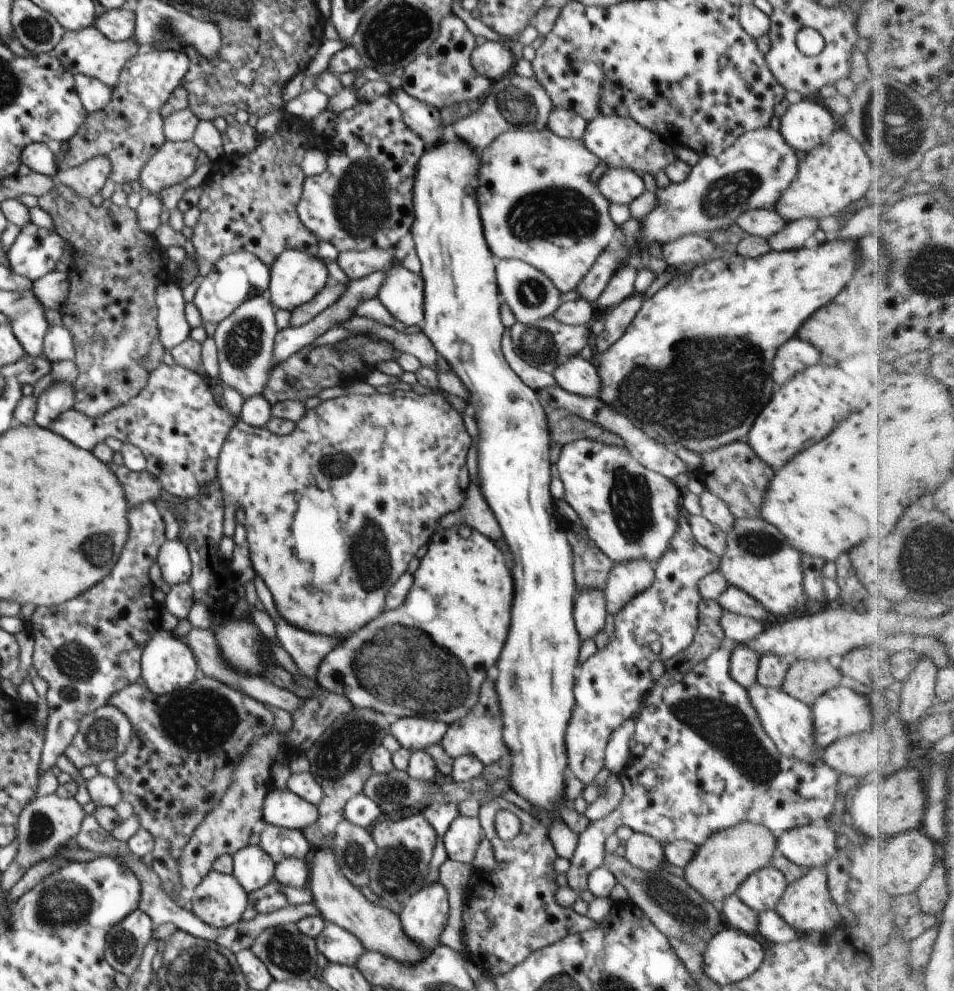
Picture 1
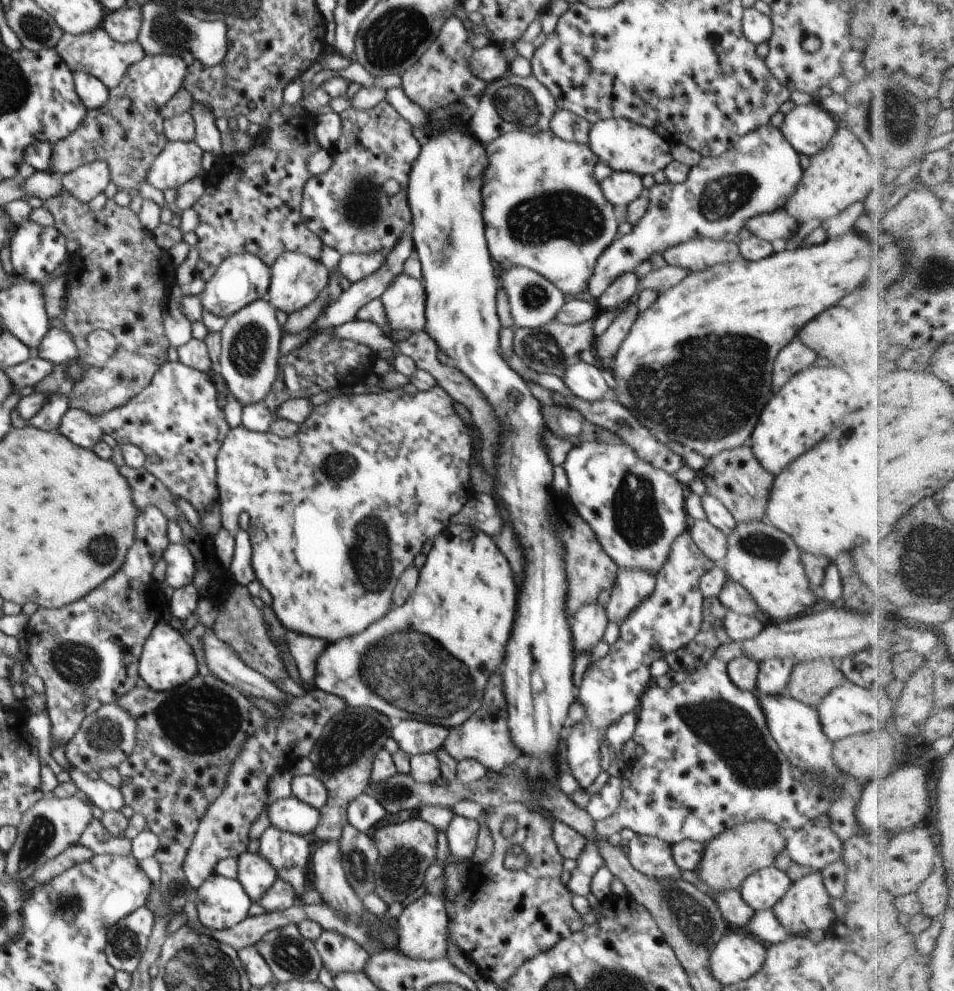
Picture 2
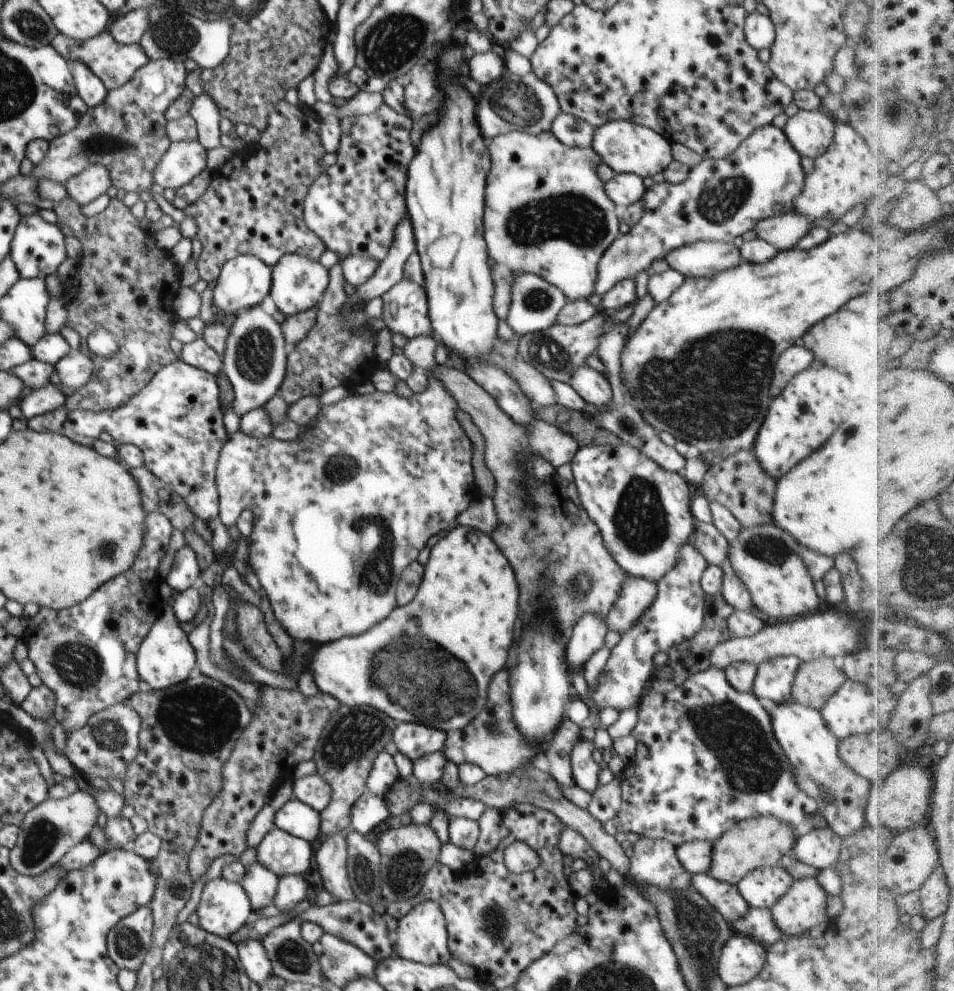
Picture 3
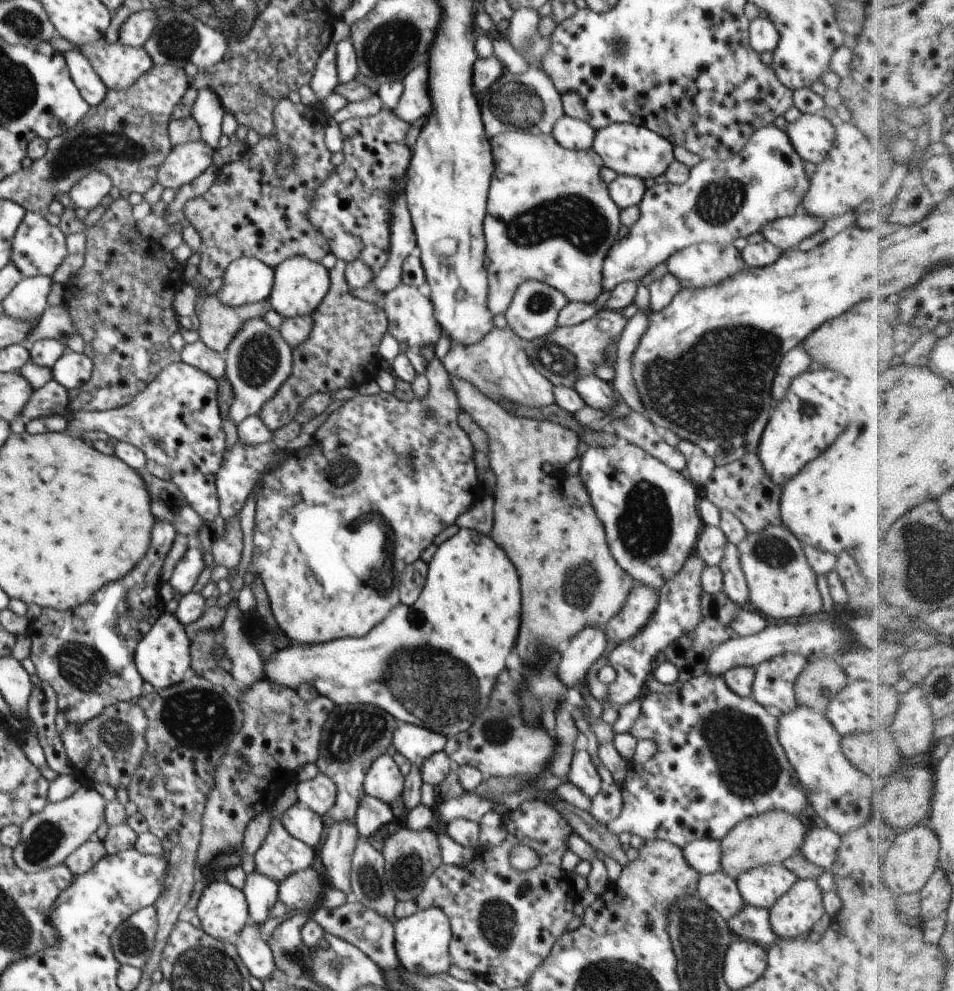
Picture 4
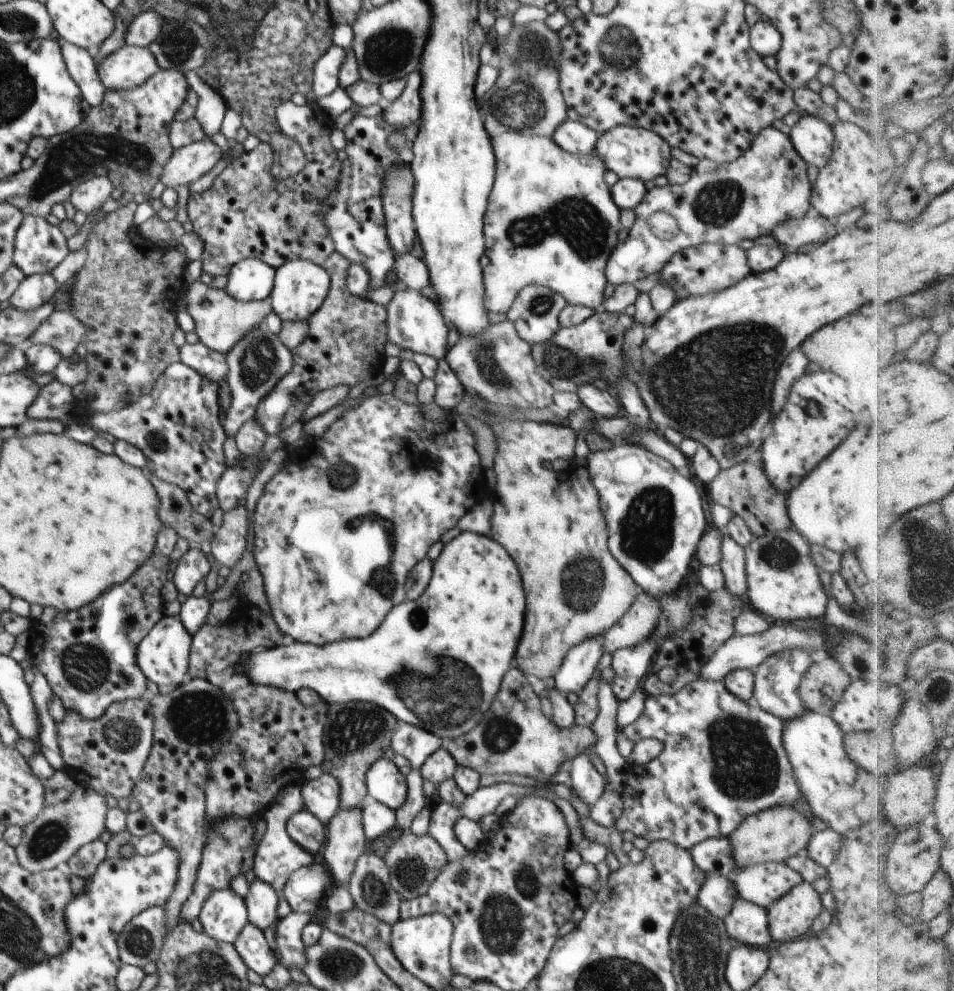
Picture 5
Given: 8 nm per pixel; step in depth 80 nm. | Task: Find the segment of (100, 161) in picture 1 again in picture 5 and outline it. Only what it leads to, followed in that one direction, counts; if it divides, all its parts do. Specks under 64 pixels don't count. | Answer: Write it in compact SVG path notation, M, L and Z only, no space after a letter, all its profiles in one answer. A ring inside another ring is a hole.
M96 176L82 182L72 190L69 202L75 211L89 215L100 210L110 200L113 184L106 176Z

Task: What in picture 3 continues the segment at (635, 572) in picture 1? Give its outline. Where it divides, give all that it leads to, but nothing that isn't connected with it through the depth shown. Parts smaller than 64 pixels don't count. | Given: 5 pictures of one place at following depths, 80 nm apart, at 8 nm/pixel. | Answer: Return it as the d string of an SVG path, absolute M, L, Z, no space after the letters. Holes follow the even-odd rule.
M627 575L620 588L620 597L606 616L608 629L618 632L619 635L627 633L636 625L644 610L654 602L656 594L656 582L648 578Z

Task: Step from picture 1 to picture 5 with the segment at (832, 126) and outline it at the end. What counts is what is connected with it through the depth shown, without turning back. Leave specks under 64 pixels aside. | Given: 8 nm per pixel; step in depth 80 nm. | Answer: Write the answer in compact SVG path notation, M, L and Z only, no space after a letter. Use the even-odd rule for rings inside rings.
M802 114L800 120L792 126L789 138L807 165L812 164L820 169L826 166L832 156L835 140L833 128L814 115Z

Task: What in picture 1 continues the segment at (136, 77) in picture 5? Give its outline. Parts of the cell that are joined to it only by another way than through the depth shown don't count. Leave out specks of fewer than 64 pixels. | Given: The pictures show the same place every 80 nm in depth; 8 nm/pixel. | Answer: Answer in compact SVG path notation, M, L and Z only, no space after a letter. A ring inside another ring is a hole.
M88 26L83 30L66 31L51 55L58 58L58 62L64 66L64 70L68 70L68 73L74 76L82 74L89 78L98 79L107 86L114 87L120 72L124 69L124 64L132 56L136 56L140 50L141 47L134 38L113 42L108 40L104 34L100 34L100 30L96 30L94 26Z

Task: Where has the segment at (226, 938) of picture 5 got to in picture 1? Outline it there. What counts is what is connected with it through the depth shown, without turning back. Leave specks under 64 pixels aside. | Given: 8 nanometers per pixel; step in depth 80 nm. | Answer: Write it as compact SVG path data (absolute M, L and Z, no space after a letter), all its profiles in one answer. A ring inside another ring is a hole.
M213 869L196 886L191 901L193 914L215 928L238 923L248 906L246 890L233 874L221 874Z

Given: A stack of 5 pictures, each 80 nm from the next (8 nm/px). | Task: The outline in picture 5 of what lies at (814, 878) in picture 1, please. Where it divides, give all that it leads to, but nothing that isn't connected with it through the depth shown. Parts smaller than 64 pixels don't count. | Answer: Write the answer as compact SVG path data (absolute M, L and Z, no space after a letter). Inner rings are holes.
M803 881L767 909L768 927L774 944L804 936L823 910L820 894Z

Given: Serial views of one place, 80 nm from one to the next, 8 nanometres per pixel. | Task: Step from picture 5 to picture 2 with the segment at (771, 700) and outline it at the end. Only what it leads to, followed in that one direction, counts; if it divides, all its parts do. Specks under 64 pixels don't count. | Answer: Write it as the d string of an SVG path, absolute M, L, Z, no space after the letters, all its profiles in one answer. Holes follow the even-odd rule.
M770 658L760 662L756 689L762 694L785 694L794 664L790 658Z

